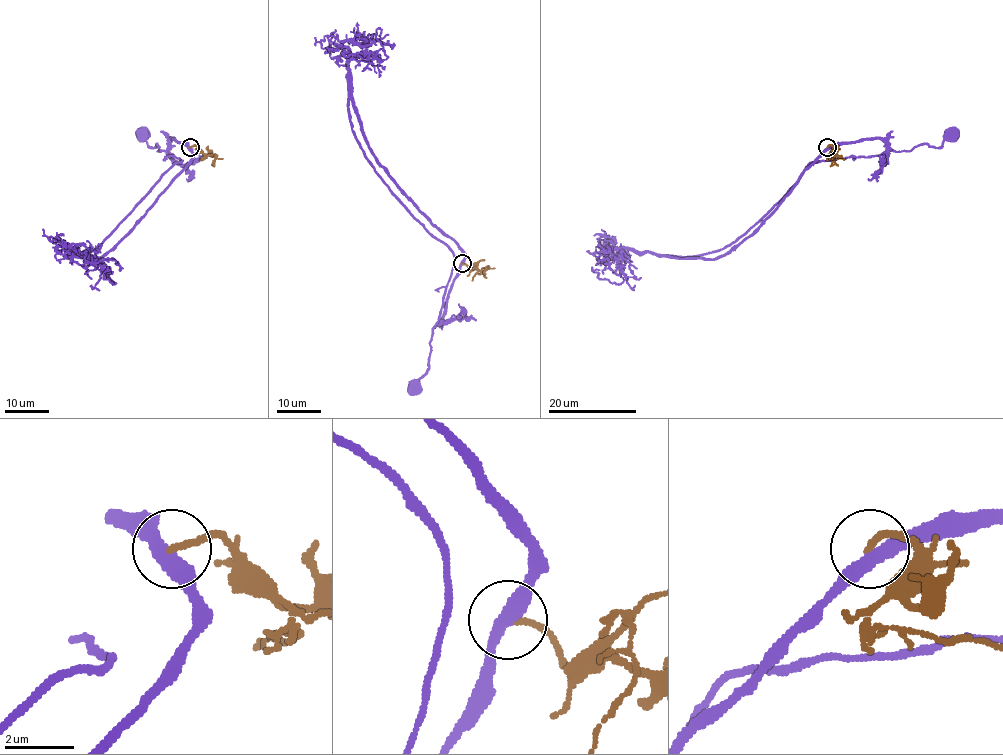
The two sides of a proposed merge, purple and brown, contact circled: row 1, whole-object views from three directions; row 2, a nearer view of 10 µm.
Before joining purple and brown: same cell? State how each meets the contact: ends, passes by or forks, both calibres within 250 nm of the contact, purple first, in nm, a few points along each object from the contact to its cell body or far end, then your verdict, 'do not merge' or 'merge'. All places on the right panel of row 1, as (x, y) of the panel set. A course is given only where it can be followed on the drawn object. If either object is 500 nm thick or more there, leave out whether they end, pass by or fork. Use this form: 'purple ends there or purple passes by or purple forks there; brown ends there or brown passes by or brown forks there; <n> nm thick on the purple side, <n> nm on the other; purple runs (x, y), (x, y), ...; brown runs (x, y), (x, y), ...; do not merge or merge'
purple passes by; brown ends there; 360 nm thick on the purple side, 170 nm on the other; purple runs (827, 147), (880, 138), (887, 150), (910, 150), (923, 144), (940, 147), (952, 135); brown runs (827, 147), (830, 145), (833, 160), (838, 166); do not merge

